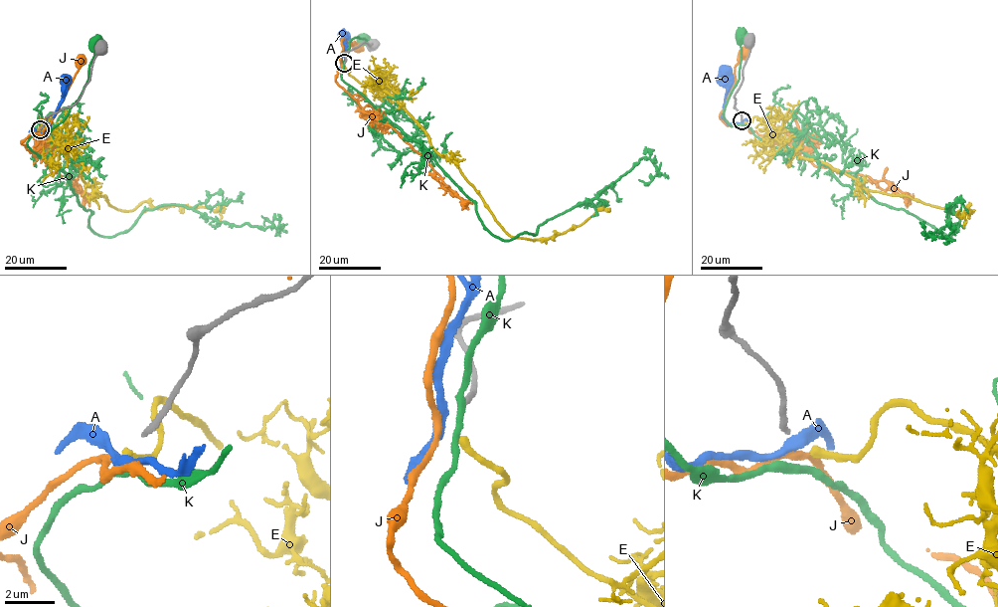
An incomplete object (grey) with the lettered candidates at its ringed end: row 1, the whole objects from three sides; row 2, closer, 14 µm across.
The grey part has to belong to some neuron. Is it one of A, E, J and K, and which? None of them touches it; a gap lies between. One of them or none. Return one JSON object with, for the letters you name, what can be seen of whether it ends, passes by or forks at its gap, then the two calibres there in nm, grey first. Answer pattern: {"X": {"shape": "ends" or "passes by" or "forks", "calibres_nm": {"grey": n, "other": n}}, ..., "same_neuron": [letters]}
{"E": {"shape": "ends", "calibres_nm": {"grey": 240, "other": 320}}, "same_neuron": ["E"]}

